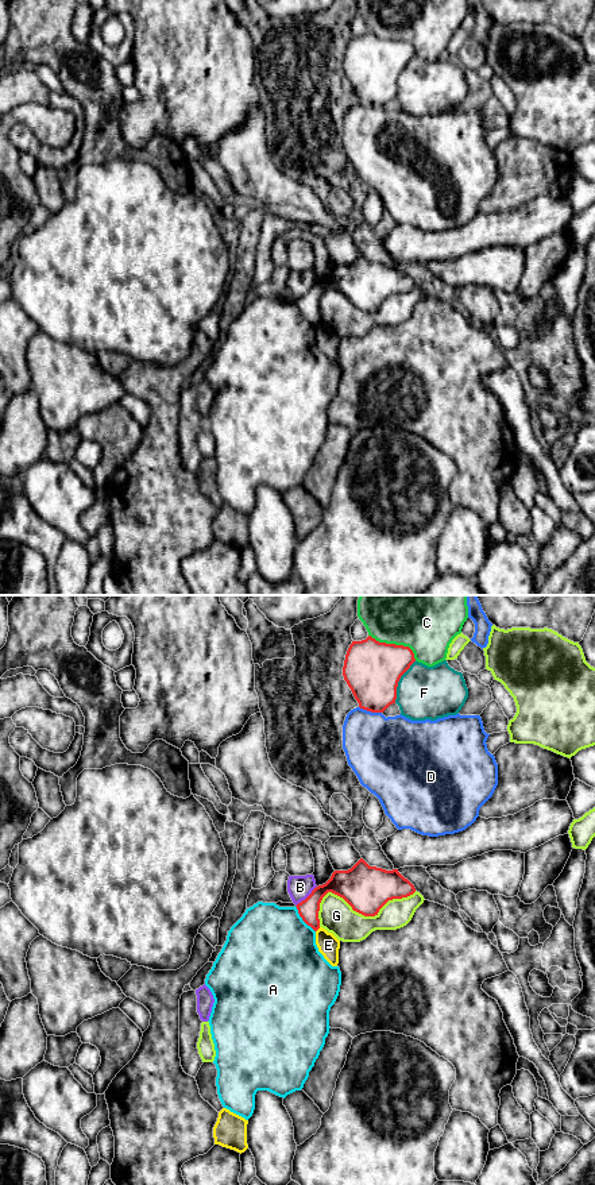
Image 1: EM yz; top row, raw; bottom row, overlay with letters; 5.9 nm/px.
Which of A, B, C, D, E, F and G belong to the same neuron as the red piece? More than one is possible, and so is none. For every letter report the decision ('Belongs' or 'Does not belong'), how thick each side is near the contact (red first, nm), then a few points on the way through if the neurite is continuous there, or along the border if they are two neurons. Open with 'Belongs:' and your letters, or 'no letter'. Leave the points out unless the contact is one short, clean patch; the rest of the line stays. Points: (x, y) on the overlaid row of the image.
Belongs: no letter
A: Does not belong. Thickness 120 nm (red) against 500 nm
B: Does not belong. Thickness 170 nm (red) against 140 nm
C: Does not belong. Thickness 340 nm (red) against 500 nm
D: Does not belong. Thickness 340 nm (red) against 400 nm
E: Does not belong. Thickness 120 nm (red) against 130 nm. Boundary: yz (320, 927), (316, 931)
F: Does not belong. Thickness 340 nm (red) against 320 nm
G: Does not belong. Thickness 280 nm (red) against 200 nm

